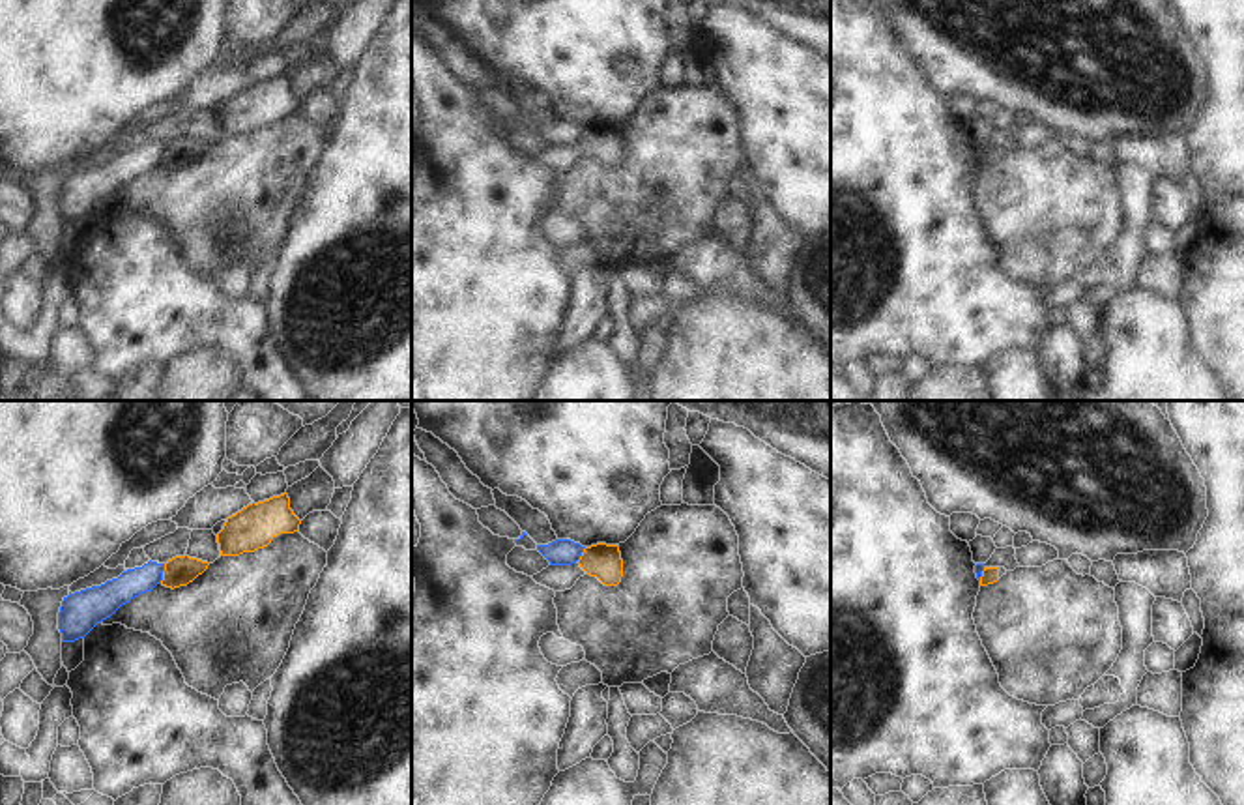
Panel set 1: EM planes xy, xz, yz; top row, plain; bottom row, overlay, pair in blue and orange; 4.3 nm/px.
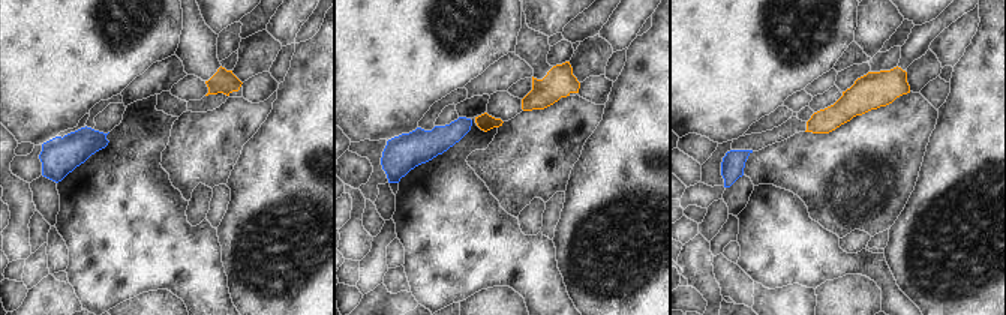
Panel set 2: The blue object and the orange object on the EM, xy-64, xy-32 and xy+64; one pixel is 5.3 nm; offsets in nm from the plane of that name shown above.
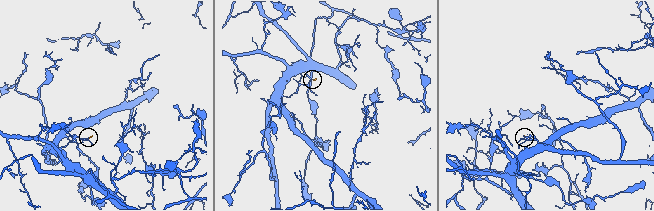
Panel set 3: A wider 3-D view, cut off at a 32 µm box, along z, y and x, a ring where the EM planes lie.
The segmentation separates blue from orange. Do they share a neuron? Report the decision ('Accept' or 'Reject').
Reject.

